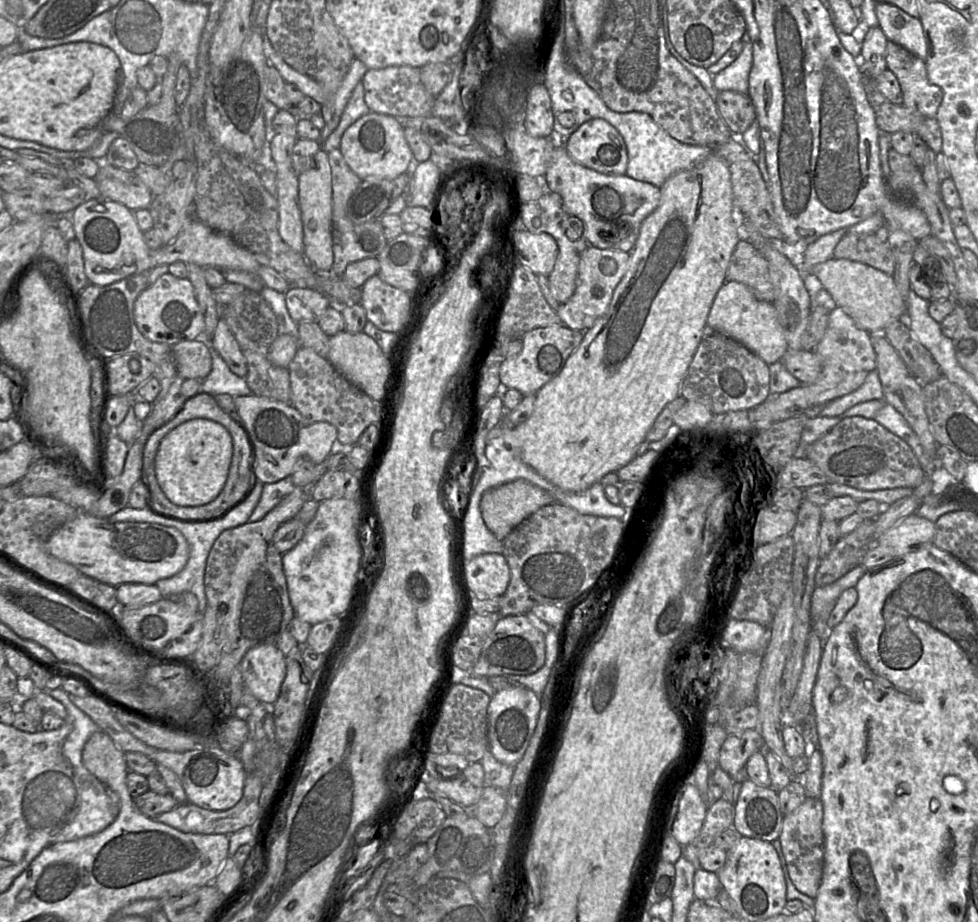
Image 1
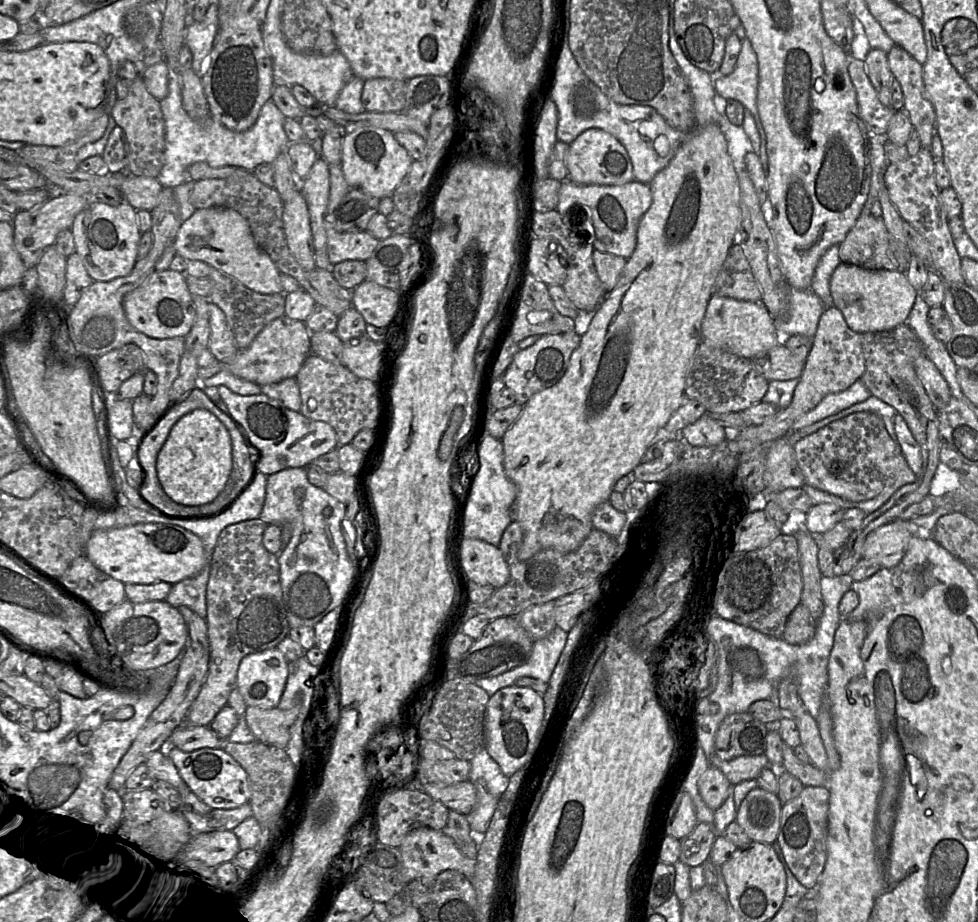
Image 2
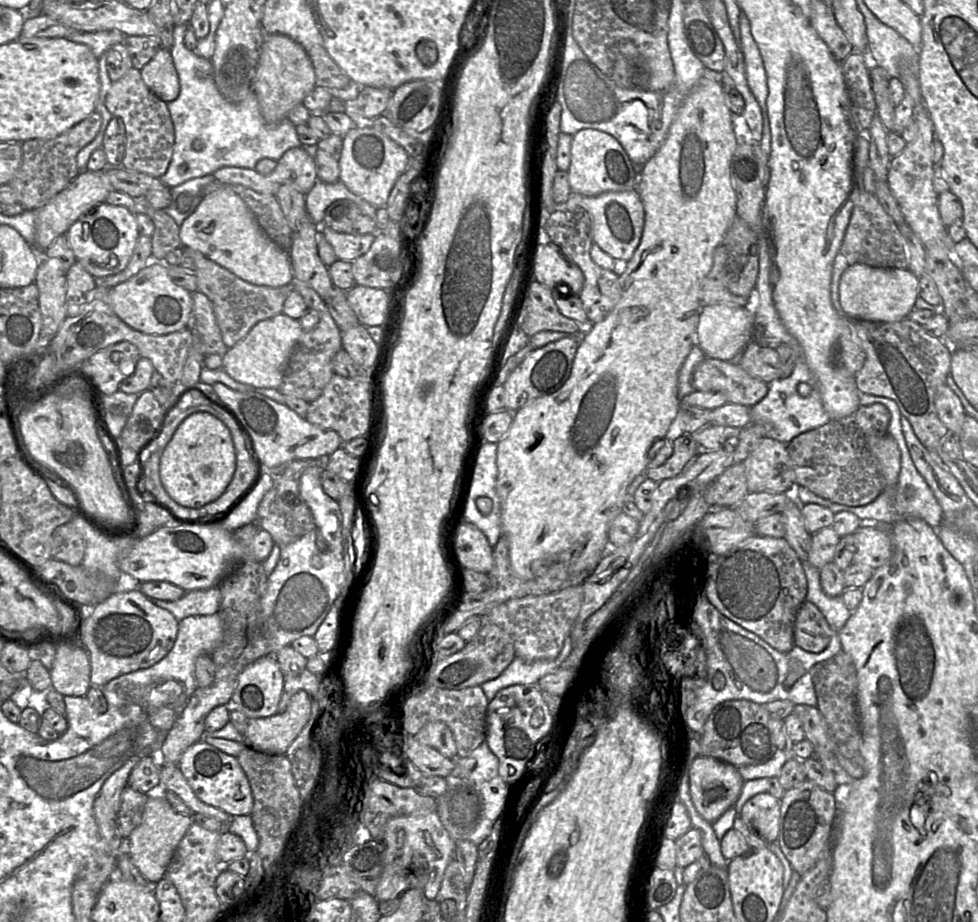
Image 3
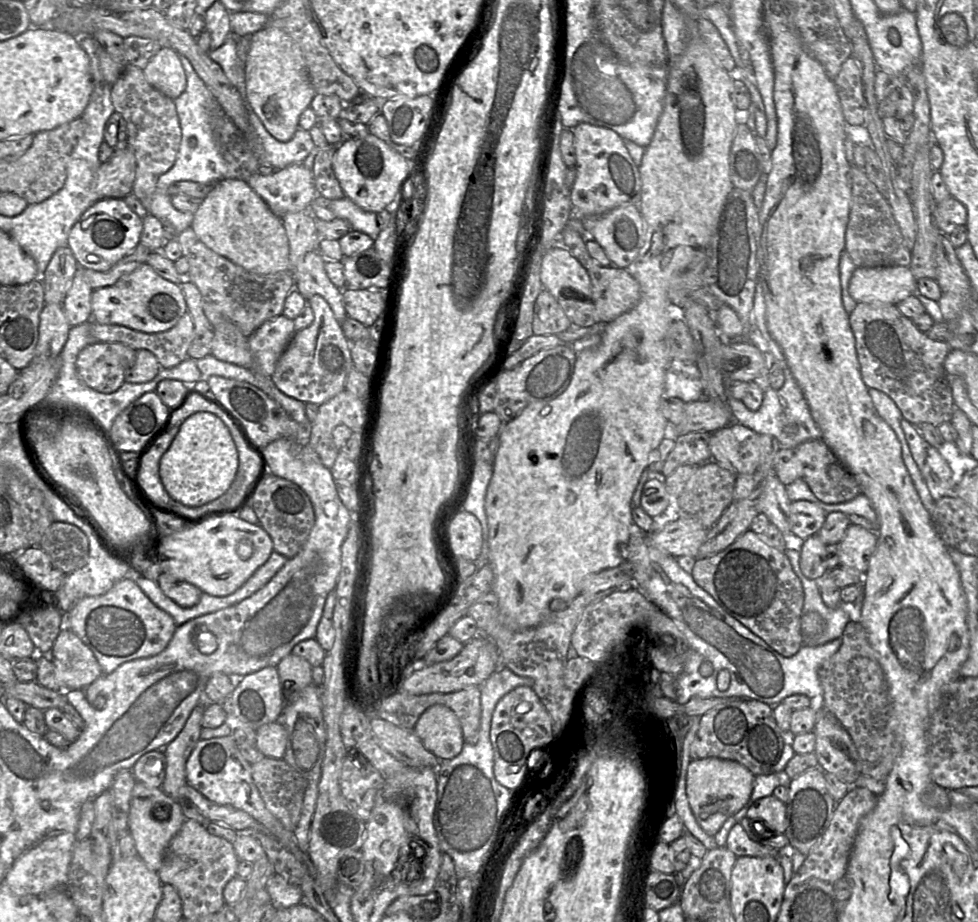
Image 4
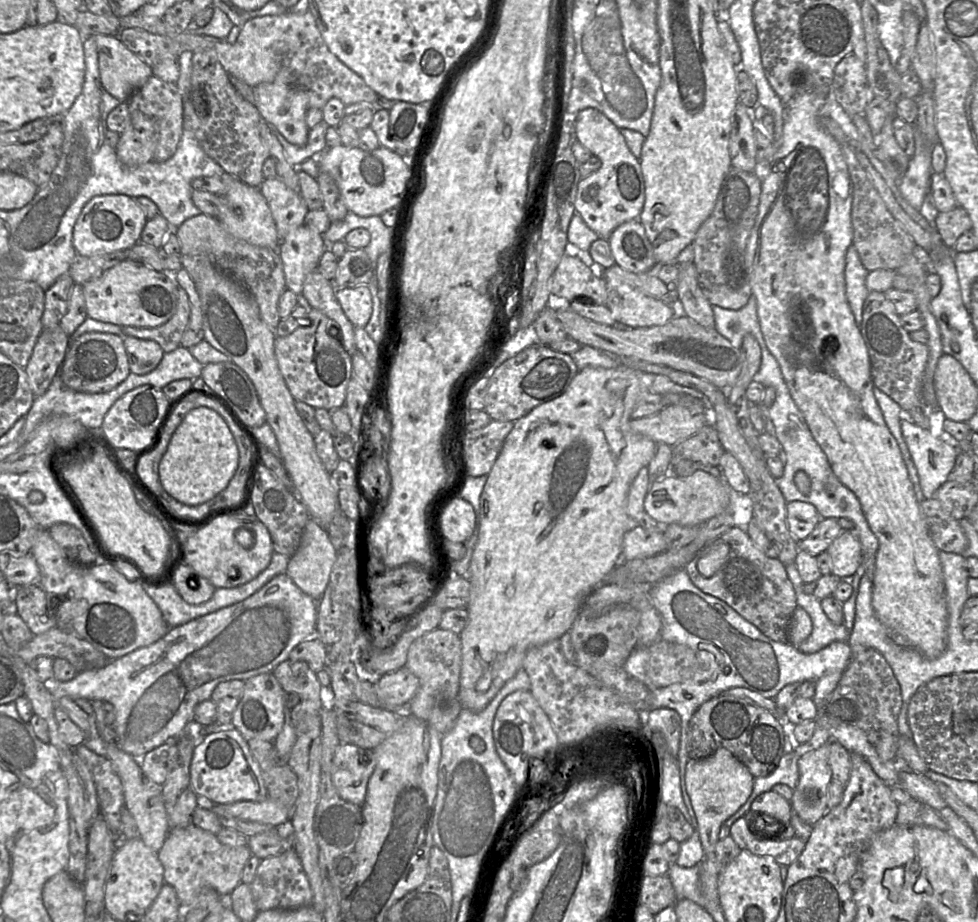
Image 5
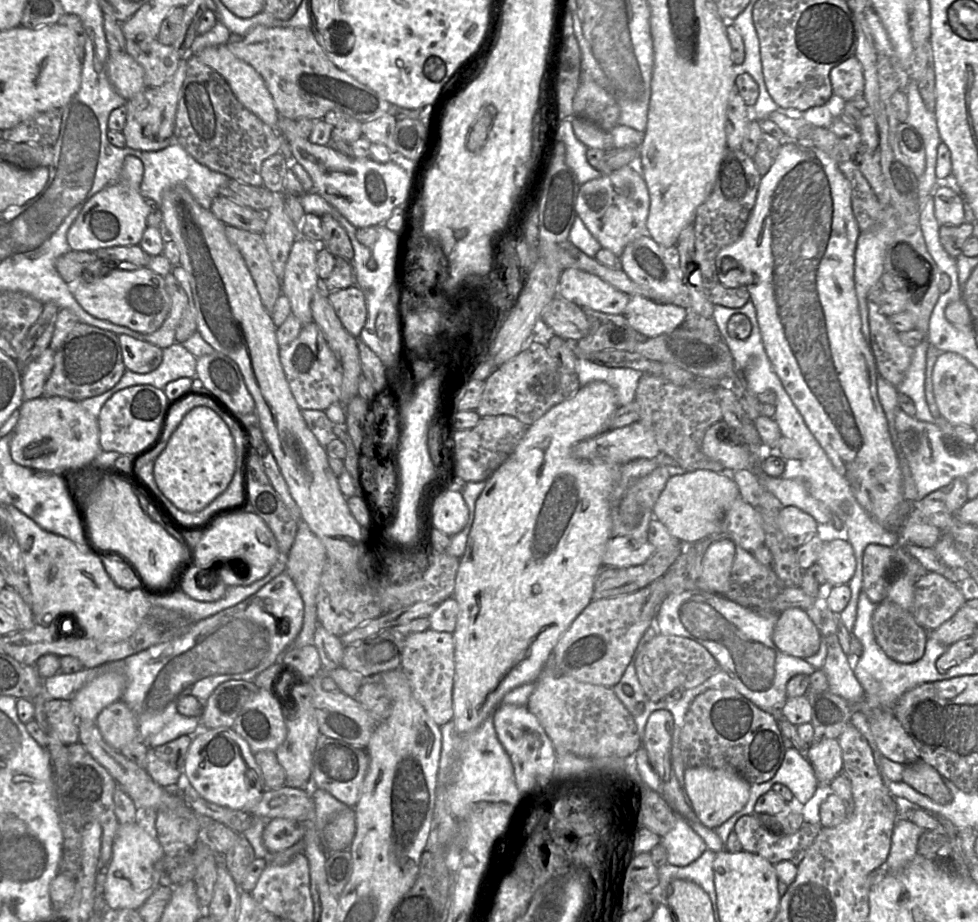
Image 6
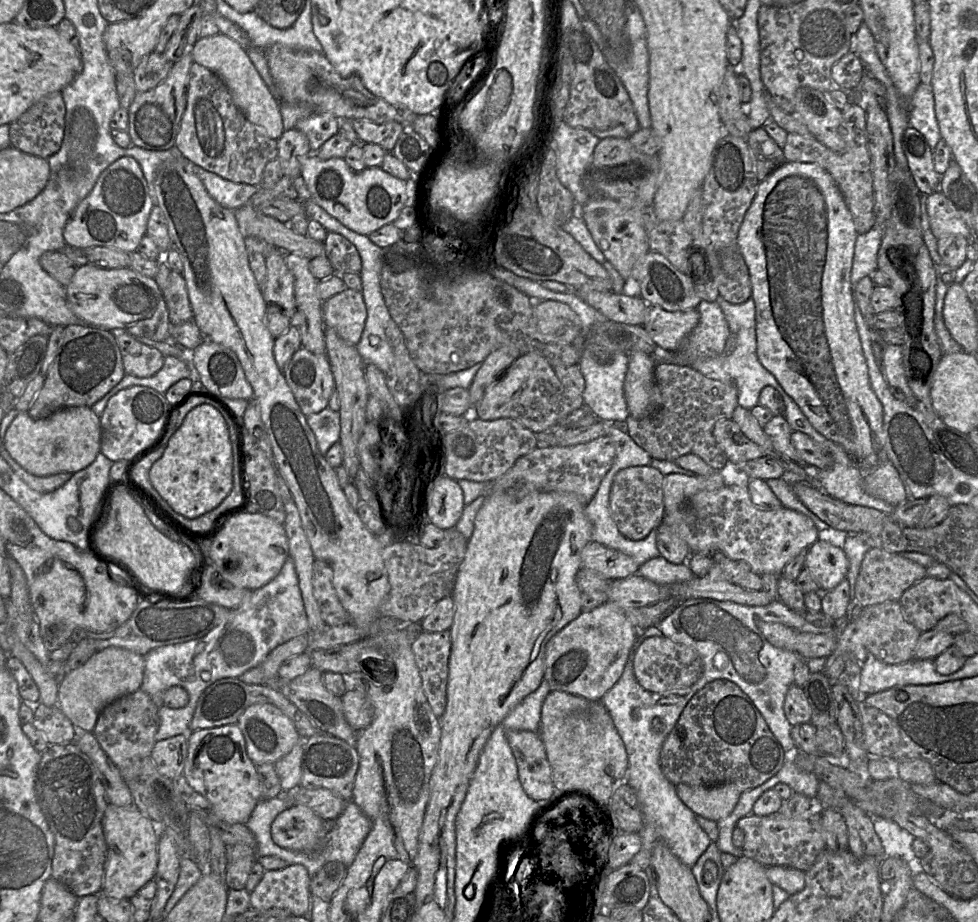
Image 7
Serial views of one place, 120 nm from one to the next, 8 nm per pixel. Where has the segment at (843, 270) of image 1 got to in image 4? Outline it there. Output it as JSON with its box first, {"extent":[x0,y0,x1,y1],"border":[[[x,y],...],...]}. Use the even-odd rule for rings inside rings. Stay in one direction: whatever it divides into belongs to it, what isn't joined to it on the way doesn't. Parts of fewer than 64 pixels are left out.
{"extent":[849,266,918,305],"border":[[[908,266],[857,267],[849,282],[849,294],[857,303],[896,305],[918,294],[917,284]]]}

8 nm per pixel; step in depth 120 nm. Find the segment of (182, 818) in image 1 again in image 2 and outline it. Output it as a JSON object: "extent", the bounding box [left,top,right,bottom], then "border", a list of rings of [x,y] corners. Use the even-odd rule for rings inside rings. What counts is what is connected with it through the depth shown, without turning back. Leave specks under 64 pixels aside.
{"extent":[182,803,253,834],"border":[[[250,803],[234,809],[214,809],[207,814],[198,814],[182,810],[182,815],[189,823],[193,834],[219,831],[232,831],[241,822],[253,816]]]}

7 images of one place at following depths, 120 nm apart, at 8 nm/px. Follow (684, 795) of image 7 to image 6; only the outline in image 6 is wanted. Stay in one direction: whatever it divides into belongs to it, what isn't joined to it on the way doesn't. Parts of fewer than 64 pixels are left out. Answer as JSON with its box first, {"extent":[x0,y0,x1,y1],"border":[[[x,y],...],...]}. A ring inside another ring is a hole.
{"extent":[684,767,751,829],"border":[[[710,767],[687,768],[684,775],[685,789],[699,821],[709,829],[716,829],[747,803],[751,784],[733,769]]]}

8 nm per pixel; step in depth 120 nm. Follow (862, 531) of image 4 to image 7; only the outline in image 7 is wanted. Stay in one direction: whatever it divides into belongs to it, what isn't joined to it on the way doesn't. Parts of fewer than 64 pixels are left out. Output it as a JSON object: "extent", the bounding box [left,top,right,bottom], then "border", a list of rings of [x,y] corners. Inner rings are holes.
{"extent":[805,539,848,593],"border":[[[818,539],[806,551],[805,567],[822,593],[834,589],[847,576],[848,559],[842,548]]]}

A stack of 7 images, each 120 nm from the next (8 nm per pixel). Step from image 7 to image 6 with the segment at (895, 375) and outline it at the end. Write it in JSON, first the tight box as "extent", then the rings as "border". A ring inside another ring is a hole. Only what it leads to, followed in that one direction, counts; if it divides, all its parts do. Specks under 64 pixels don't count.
{"extent":[896,341,935,423],"border":[[[922,341],[914,348],[912,361],[902,382],[896,386],[897,391],[908,395],[916,408],[915,417],[918,420],[935,423],[935,418],[929,411],[925,396],[926,353],[929,343]]]}

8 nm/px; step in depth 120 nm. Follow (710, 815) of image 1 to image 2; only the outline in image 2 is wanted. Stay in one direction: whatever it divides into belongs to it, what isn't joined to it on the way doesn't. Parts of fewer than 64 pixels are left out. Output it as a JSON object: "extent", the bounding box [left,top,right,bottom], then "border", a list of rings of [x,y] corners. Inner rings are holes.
{"extent":[679,822,717,868],"border":[[[698,822],[695,829],[680,840],[679,860],[690,868],[703,865],[709,859],[716,837],[717,834],[713,824]]]}

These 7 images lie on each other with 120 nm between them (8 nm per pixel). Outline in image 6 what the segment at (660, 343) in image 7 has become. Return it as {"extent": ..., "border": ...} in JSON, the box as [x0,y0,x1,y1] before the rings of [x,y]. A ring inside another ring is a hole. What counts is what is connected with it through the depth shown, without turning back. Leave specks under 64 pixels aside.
{"extent":[623,295,689,337],"border":[[[641,295],[629,297],[623,315],[630,326],[646,337],[670,332],[689,315],[686,303],[659,302]]]}

